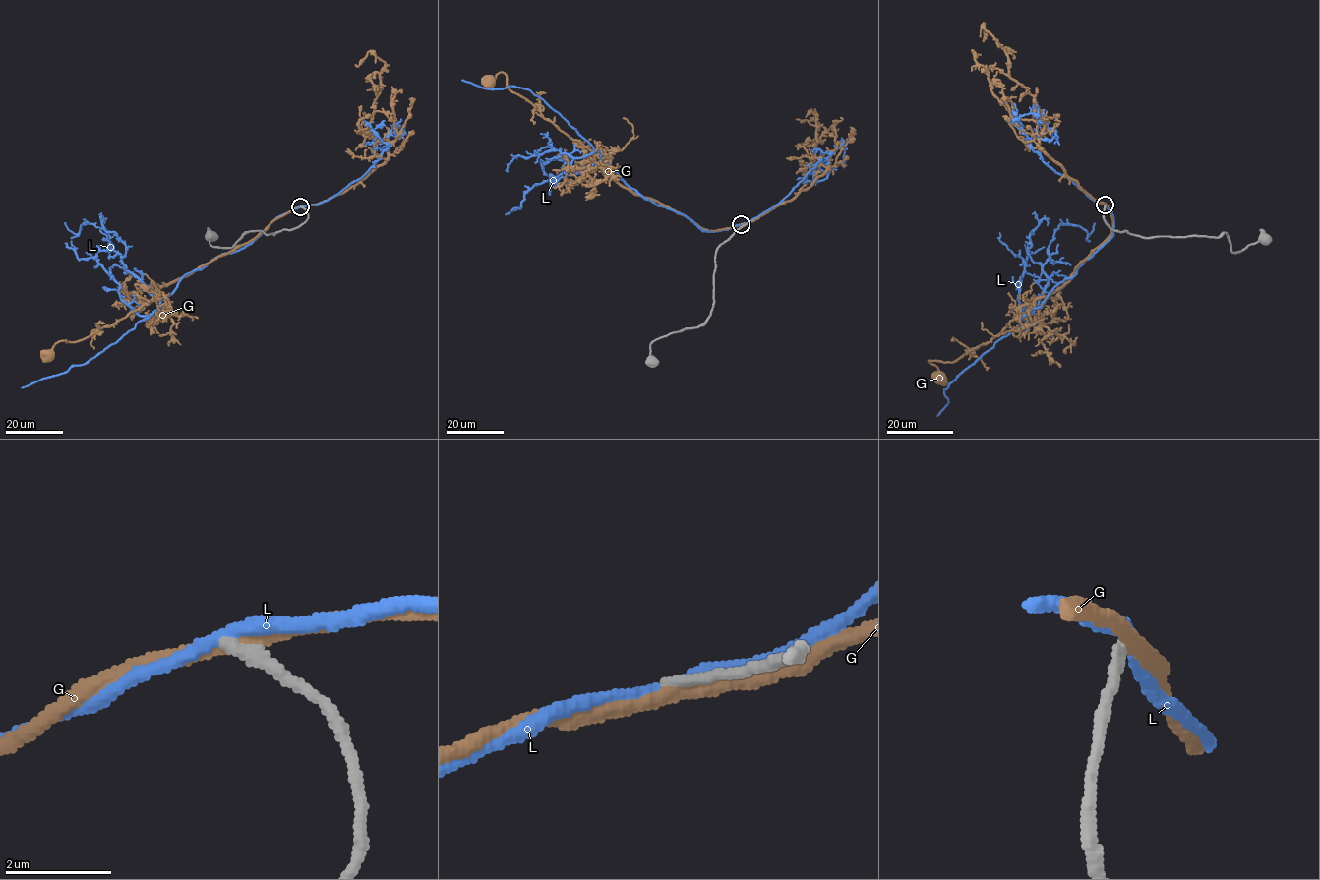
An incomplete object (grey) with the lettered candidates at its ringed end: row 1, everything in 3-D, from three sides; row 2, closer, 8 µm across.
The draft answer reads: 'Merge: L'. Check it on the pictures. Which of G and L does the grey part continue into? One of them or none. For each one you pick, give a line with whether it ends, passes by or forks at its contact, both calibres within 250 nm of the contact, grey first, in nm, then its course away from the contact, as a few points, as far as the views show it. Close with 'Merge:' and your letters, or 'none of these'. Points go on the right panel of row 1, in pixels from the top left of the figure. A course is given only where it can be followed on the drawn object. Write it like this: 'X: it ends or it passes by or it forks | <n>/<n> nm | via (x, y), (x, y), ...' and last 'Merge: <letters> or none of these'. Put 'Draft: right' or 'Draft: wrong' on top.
Draft: wrong
Merge: none of these

